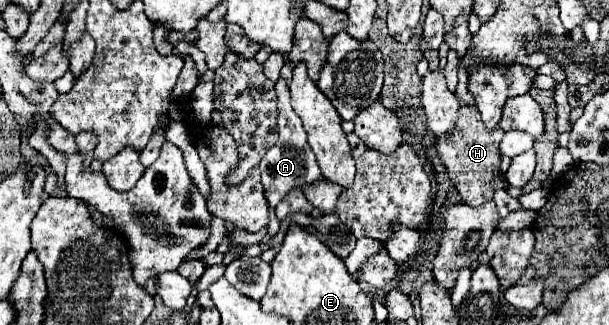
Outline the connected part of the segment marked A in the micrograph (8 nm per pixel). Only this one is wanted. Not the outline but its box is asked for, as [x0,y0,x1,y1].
[259,80,323,206]

